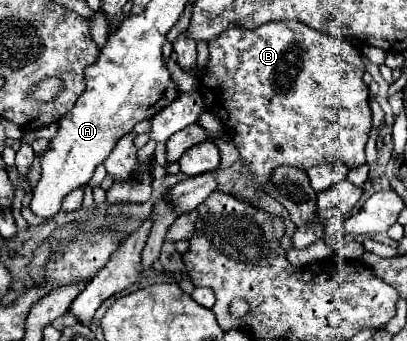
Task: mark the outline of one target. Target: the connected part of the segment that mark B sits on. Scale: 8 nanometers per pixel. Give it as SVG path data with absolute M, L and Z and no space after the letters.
M267 22L253 30L233 26L231 30L225 30L225 34L221 34L219 38L213 38L209 42L209 60L205 66L205 74L199 78L197 92L203 98L205 110L223 122L223 126L229 134L229 140L239 150L239 158L241 158L243 166L247 166L247 170L249 170L249 186L259 192L265 192L265 186L269 184L269 176L271 176L273 168L277 168L277 166L293 166L293 168L307 172L311 166L319 166L323 162L329 162L329 164L341 162L347 168L357 168L357 166L365 164L365 144L367 144L367 138L369 138L369 132L373 126L373 118L371 118L371 108L369 108L369 88L361 80L363 72L365 72L365 64L361 60L361 52L355 46L351 46L347 40L341 40L337 36L311 30L309 26L305 26L301 22Z

